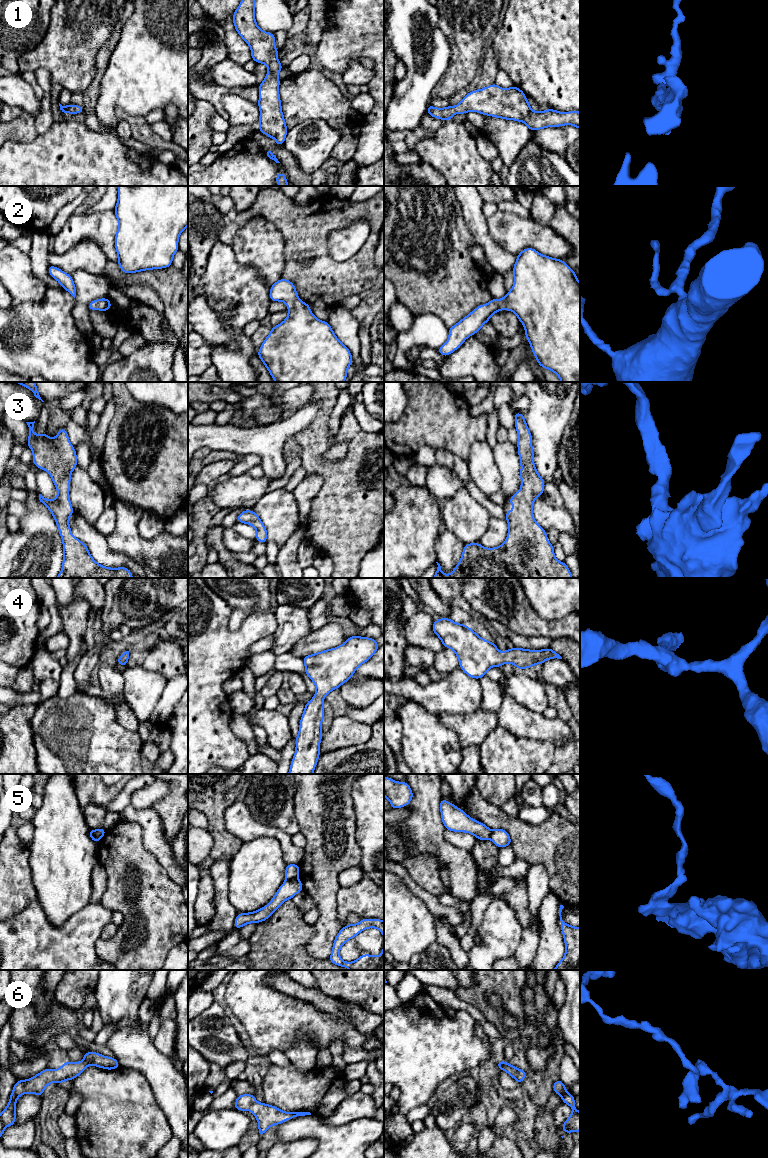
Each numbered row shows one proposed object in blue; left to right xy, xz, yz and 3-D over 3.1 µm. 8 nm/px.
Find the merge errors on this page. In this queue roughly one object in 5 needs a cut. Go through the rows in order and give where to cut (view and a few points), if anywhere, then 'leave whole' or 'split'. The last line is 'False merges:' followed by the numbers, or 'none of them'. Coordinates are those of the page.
1: no cut | leave whole
2: no cut | leave whole
3: no cut | leave whole
4: no cut | leave whole
5: xz (297, 877), (286, 880) | split
6: no cut | leave whole
False merges: 5

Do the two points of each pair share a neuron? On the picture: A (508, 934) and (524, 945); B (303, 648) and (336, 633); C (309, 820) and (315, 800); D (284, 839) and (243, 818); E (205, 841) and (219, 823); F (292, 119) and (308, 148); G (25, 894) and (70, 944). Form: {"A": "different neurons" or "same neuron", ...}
{"A": "different neurons", "B": "same neuron", "C": "same neuron", "D": "same neuron", "E": "different neurons", "F": "different neurons", "G": "different neurons"}

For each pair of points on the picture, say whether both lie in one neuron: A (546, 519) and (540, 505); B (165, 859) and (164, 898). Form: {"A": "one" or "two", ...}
{"A": "one", "B": "two"}

